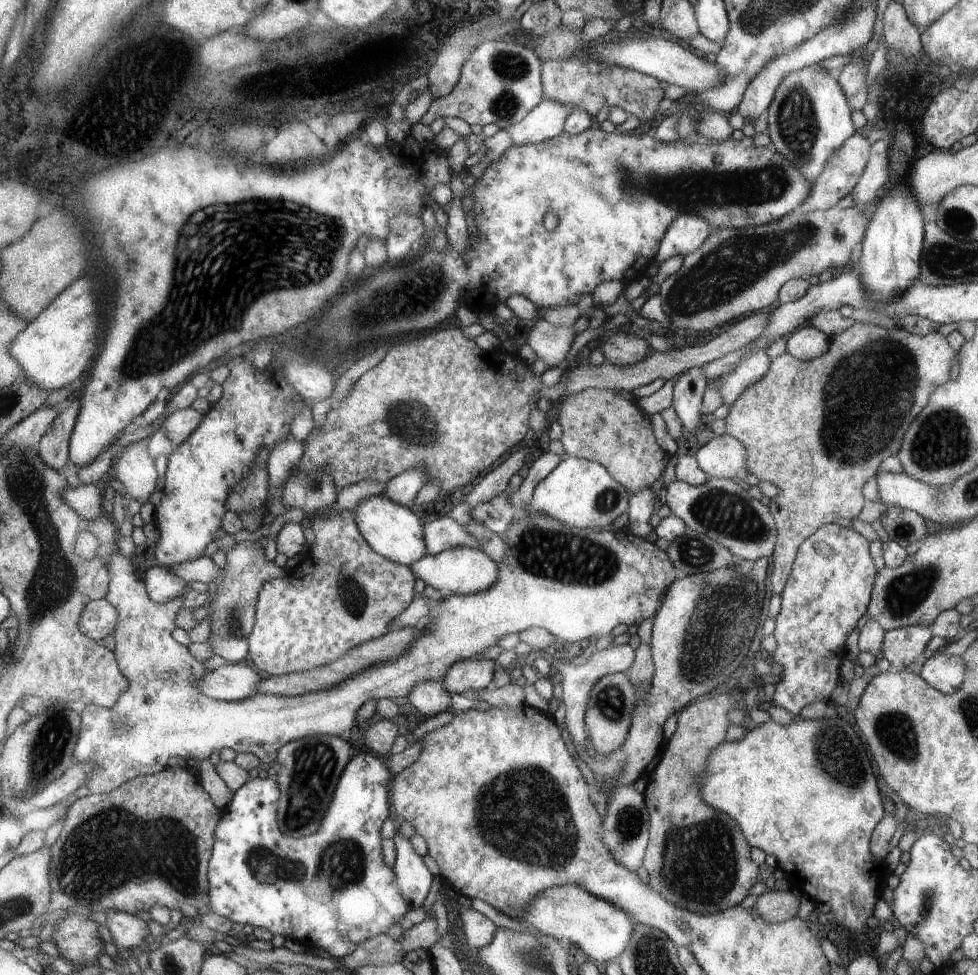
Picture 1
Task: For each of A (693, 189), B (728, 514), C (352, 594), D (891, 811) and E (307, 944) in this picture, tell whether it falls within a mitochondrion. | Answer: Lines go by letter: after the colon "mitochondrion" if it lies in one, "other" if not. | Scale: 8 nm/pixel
A: mitochondrion
B: mitochondrion
C: mitochondrion
D: other
E: other

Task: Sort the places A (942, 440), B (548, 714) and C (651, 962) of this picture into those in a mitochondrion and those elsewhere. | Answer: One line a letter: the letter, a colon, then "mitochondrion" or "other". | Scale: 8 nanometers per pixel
A: mitochondrion
B: other
C: mitochondrion

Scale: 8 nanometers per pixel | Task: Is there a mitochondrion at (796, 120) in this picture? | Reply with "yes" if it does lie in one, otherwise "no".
yes

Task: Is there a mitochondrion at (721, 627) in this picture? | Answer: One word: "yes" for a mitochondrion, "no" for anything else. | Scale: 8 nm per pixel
yes

